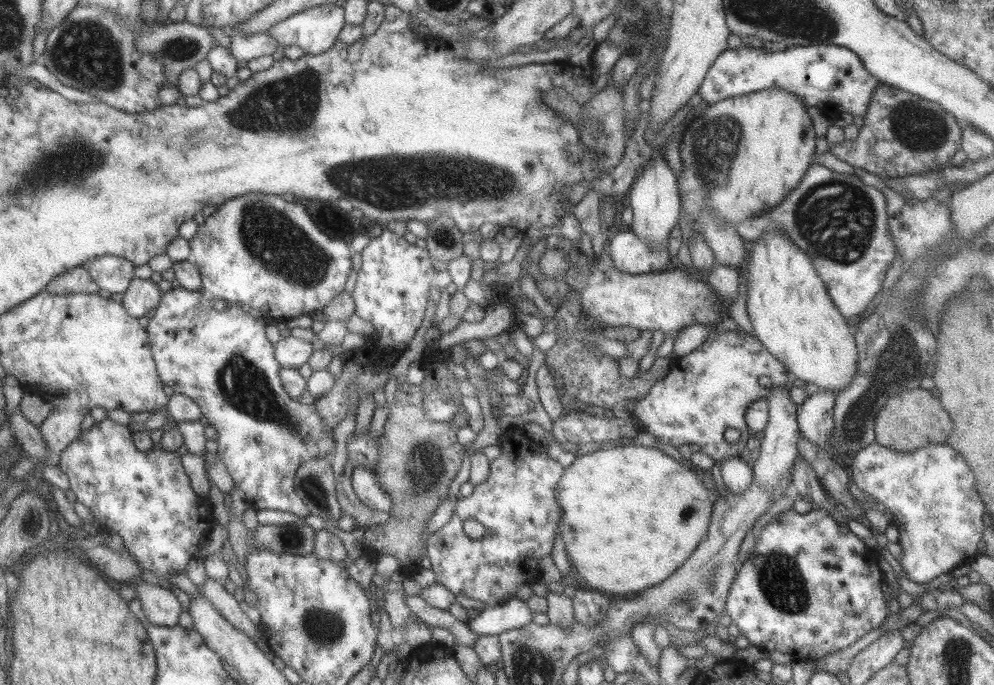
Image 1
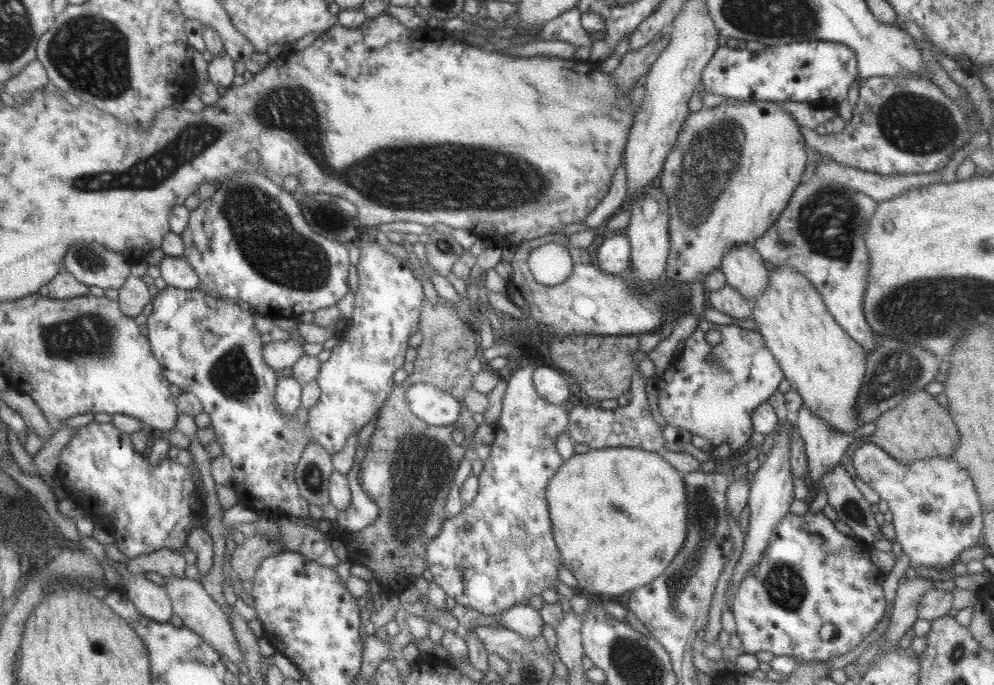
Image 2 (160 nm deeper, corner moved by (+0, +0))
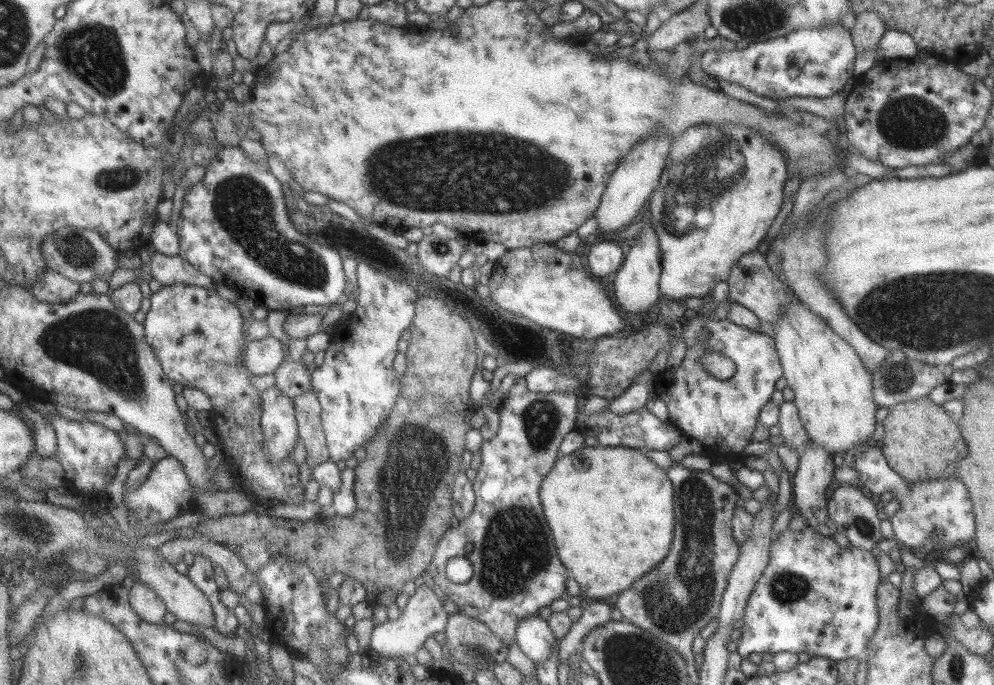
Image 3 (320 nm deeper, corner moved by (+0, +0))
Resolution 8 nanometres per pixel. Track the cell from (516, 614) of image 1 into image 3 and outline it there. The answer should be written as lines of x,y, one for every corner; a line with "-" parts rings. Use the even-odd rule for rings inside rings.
539,616
527,617
515,626
515,642
520,651
535,664
547,660
551,656
555,635
549,629
546,621

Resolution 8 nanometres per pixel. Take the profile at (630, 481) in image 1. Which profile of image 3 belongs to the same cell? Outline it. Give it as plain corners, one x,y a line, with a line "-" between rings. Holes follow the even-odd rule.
583,444
575,452
566,454
554,462
554,465
541,481
538,497
544,517
547,518
547,524
551,528
551,534
553,534
553,540
555,540
555,546
557,546
557,554
559,554
558,558
561,560
561,565
579,585
581,596
584,600
599,600
606,596
623,592
625,588
629,588
629,584
633,580
637,580
641,574
645,574
649,568
653,568
653,564
657,564
657,560
661,560
665,556
665,552
669,550
669,544
671,544
671,538
673,538
672,488
664,469
657,467
655,463
645,456
642,450
624,446
601,446
599,444
587,447

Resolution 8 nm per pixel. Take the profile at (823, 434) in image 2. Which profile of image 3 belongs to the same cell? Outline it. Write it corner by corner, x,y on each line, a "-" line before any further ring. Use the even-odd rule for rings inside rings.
808,439
806,443
805,451
801,454
797,468
791,477
790,490
793,491
793,506
797,508
797,514
805,520
806,526
821,536
832,536
836,530
826,511
825,488
833,480
833,470
835,470
831,461
833,454

